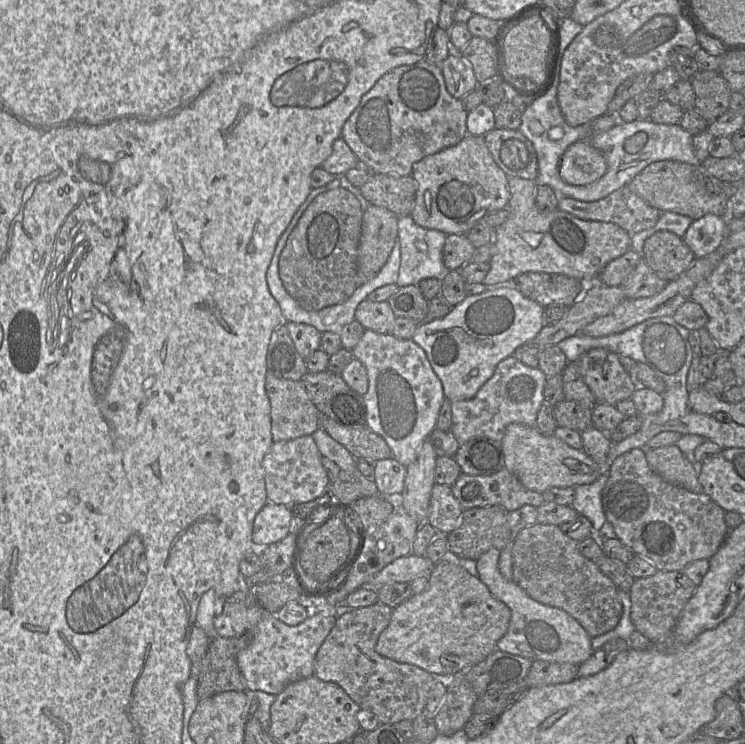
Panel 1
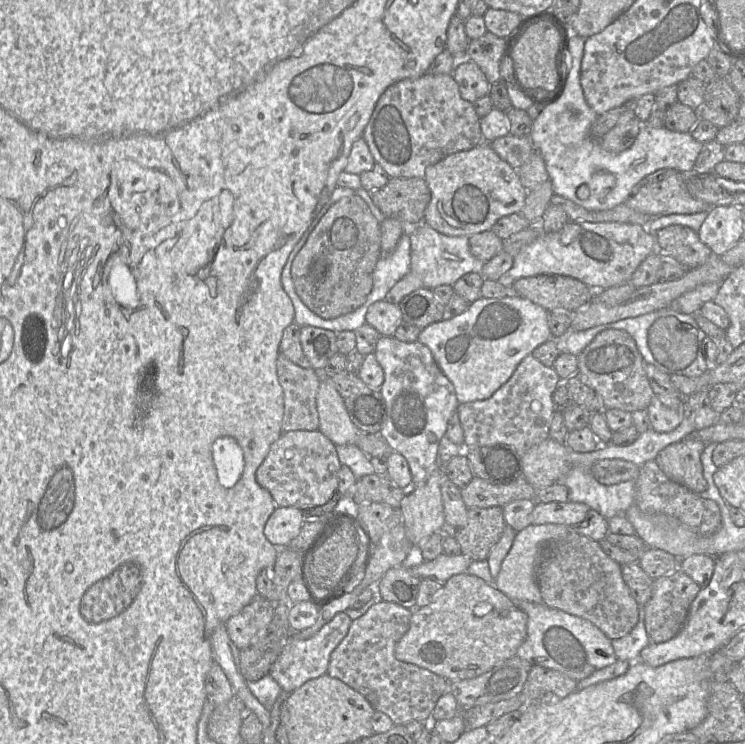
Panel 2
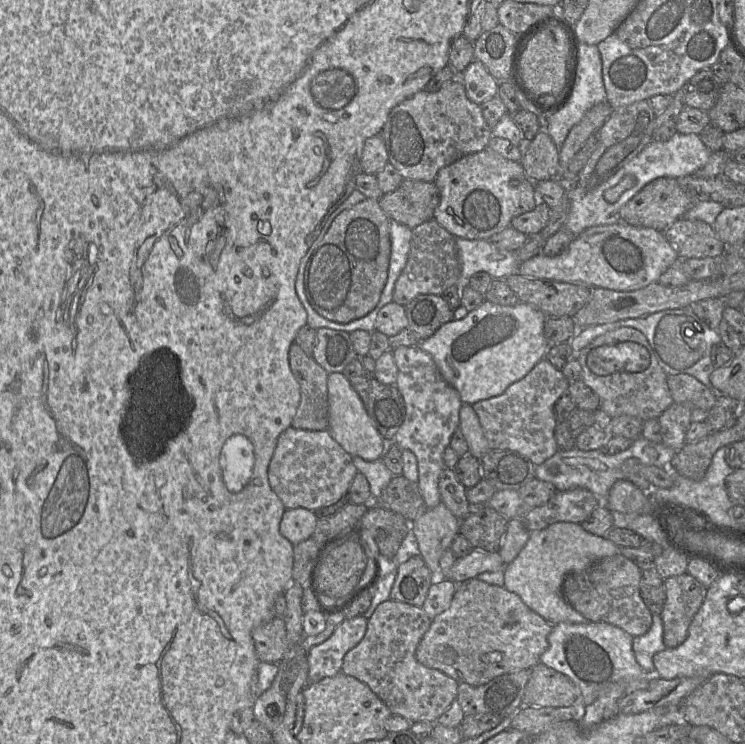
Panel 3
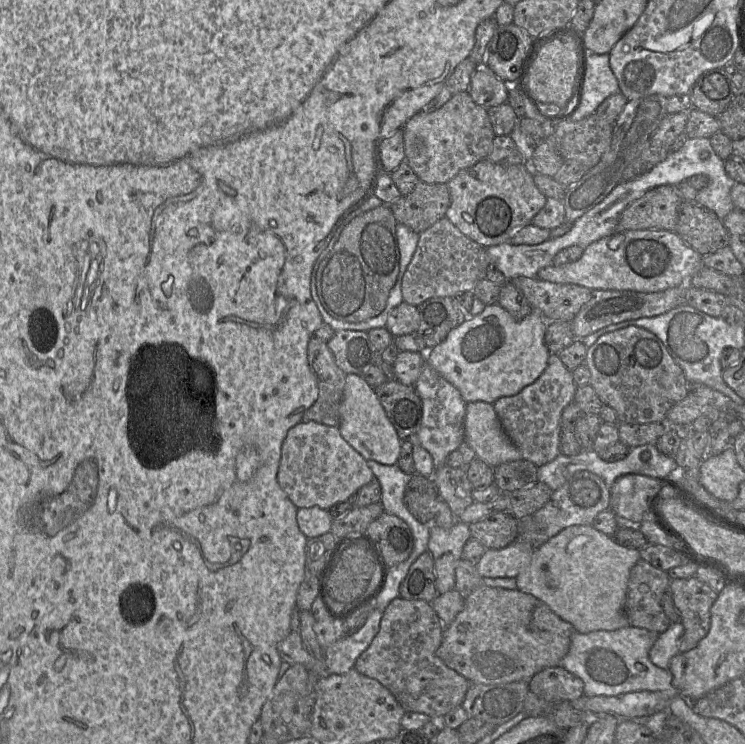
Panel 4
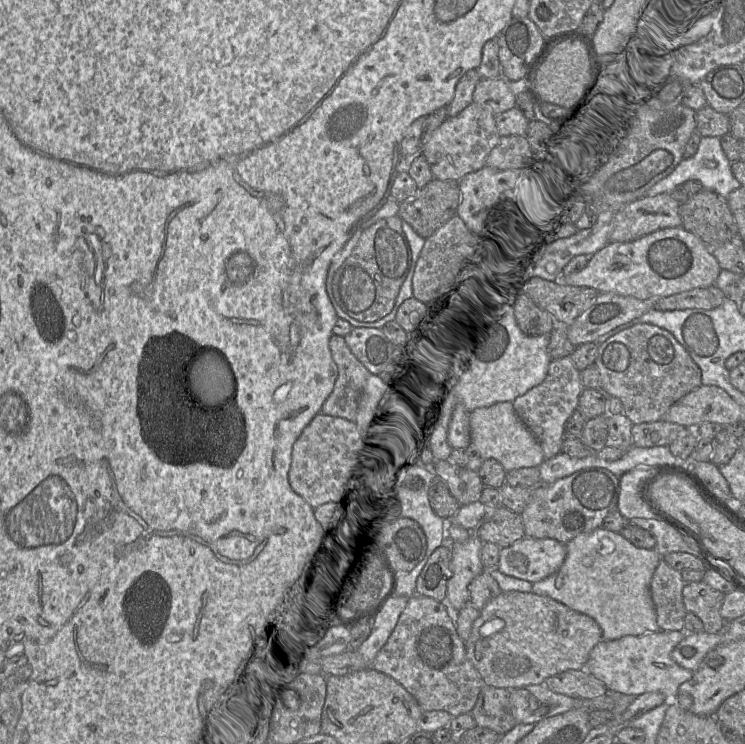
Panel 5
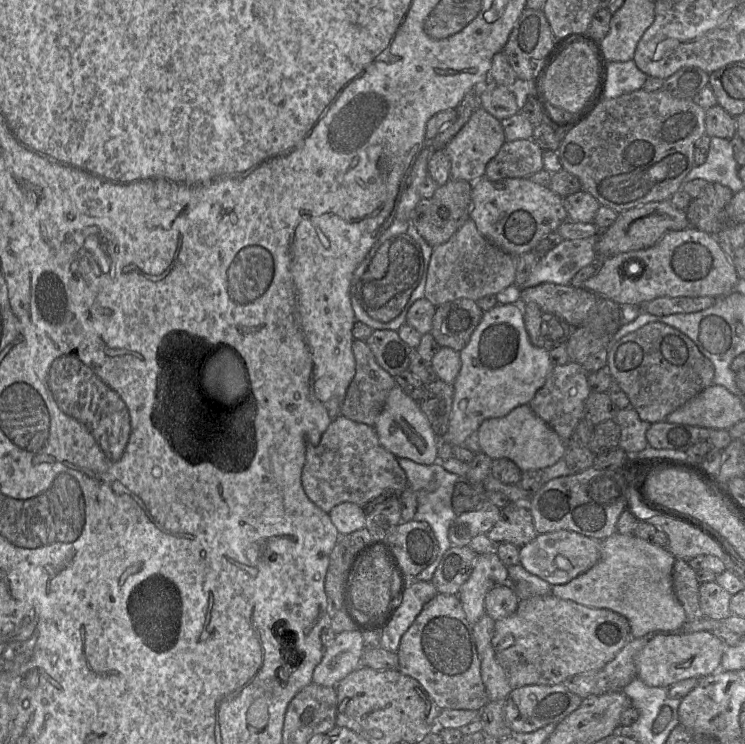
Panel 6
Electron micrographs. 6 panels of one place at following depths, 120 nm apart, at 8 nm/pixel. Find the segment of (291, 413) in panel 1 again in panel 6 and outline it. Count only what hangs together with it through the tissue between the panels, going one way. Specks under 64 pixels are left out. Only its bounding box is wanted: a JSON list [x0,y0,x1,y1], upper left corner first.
[340,339,396,427]

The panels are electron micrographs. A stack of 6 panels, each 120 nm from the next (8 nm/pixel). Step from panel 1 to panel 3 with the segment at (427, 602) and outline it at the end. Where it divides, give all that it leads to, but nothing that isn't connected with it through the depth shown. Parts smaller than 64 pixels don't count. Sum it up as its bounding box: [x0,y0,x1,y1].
[415,578,552,685]

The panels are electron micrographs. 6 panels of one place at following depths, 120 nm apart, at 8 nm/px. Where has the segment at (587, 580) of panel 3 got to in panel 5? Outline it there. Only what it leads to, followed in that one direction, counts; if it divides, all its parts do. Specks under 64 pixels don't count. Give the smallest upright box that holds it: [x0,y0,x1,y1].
[650,560,687,631]

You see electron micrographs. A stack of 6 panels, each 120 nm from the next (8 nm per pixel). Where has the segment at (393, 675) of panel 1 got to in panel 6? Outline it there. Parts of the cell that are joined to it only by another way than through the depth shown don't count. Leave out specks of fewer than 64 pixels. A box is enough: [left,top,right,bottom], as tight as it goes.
[396,593,489,710]

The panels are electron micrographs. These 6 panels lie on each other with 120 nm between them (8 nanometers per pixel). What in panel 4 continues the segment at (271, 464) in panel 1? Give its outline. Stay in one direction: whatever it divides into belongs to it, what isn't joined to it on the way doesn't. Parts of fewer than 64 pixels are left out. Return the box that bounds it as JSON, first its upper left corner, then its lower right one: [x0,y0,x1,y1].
[277,422,374,510]

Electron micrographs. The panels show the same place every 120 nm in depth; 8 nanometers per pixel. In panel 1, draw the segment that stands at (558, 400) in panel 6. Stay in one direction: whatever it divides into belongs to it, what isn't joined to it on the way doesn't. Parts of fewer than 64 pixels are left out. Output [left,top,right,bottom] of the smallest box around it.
[451,355,547,444]

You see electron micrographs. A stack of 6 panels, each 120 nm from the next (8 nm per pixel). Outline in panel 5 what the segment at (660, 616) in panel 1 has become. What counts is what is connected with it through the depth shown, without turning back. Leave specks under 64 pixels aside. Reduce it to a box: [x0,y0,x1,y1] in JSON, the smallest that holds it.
[682,582,725,633]

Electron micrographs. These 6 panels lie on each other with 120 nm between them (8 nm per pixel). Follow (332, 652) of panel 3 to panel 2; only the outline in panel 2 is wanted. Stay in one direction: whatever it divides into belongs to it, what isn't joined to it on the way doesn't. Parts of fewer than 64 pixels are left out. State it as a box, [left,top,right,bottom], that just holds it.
[268,612,352,693]

